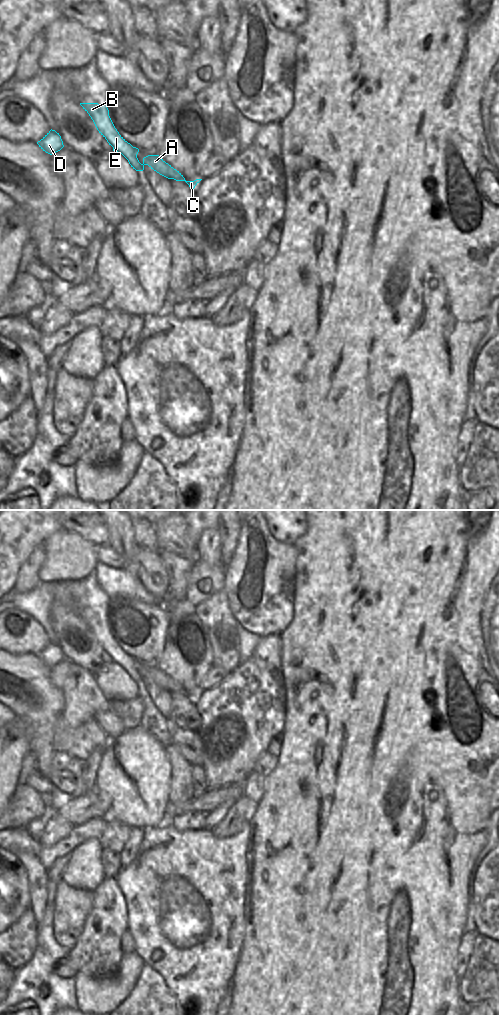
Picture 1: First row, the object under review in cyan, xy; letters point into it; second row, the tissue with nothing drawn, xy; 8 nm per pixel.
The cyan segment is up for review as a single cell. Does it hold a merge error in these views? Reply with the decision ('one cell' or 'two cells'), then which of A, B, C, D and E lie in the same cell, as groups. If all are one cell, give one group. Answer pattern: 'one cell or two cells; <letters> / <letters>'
two cells; A C / B D E

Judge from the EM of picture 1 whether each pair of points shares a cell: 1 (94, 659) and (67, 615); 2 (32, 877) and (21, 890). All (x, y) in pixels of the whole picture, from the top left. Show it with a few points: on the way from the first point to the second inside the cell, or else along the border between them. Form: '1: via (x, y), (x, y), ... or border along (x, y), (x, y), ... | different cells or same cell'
1: via (88, 648), (88, 641), (73, 626) | same cell
2: border along (19, 859), (26, 872), (31, 904) | different cells

